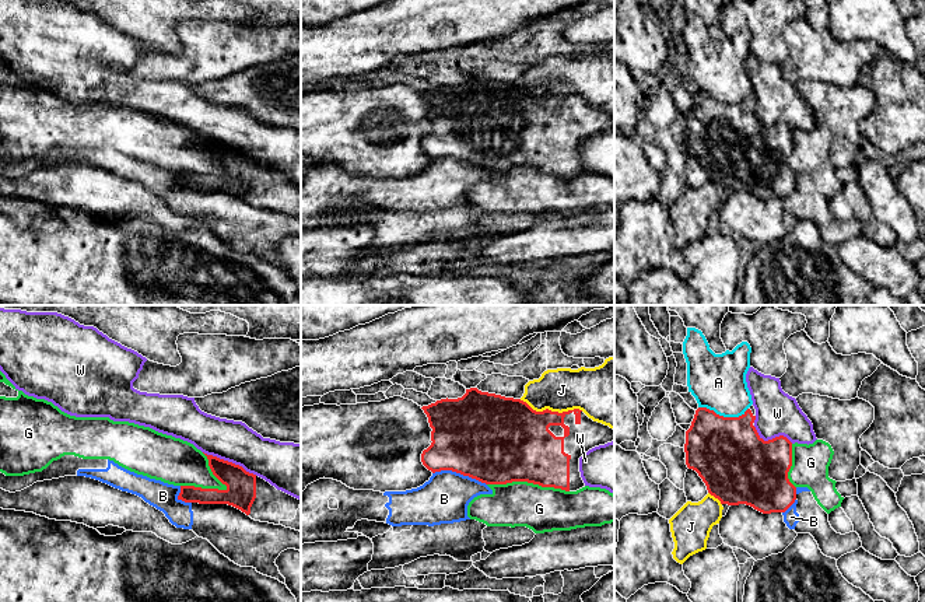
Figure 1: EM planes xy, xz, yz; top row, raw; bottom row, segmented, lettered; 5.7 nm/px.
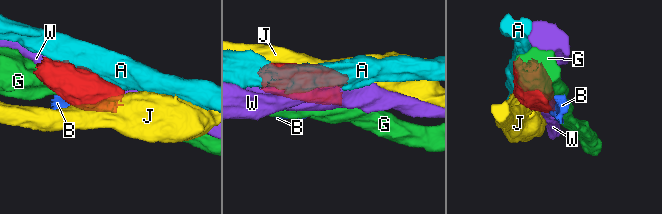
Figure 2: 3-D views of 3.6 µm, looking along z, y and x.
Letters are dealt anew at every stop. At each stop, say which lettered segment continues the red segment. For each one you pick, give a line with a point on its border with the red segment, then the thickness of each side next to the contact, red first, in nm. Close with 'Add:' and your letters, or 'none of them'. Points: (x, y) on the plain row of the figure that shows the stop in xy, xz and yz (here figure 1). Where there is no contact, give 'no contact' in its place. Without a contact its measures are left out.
Add: none of them

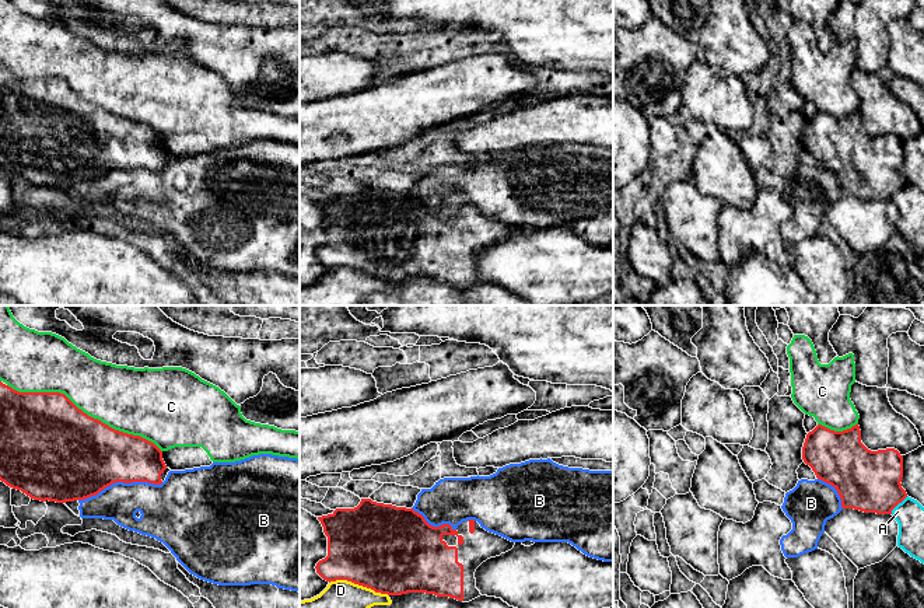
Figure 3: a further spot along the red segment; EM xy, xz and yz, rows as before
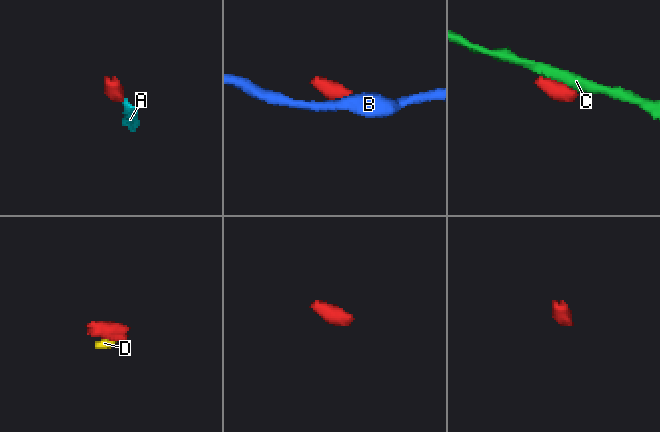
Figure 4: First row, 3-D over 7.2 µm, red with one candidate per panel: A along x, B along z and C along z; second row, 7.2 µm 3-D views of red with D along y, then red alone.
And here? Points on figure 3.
Add: none of them

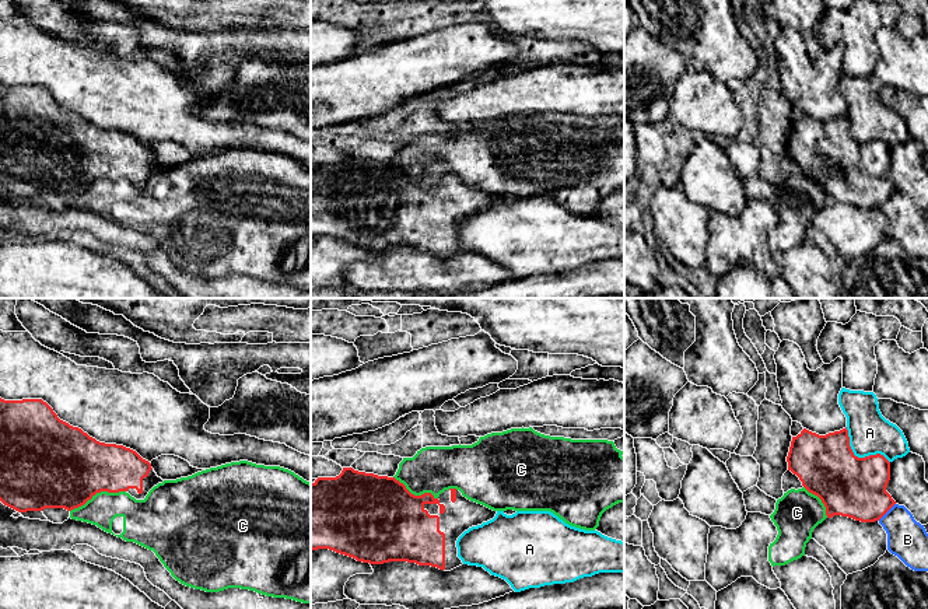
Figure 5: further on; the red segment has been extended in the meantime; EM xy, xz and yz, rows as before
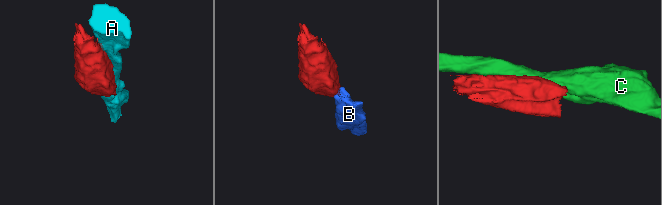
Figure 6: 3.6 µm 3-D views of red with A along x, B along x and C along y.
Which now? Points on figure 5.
Add: none of them

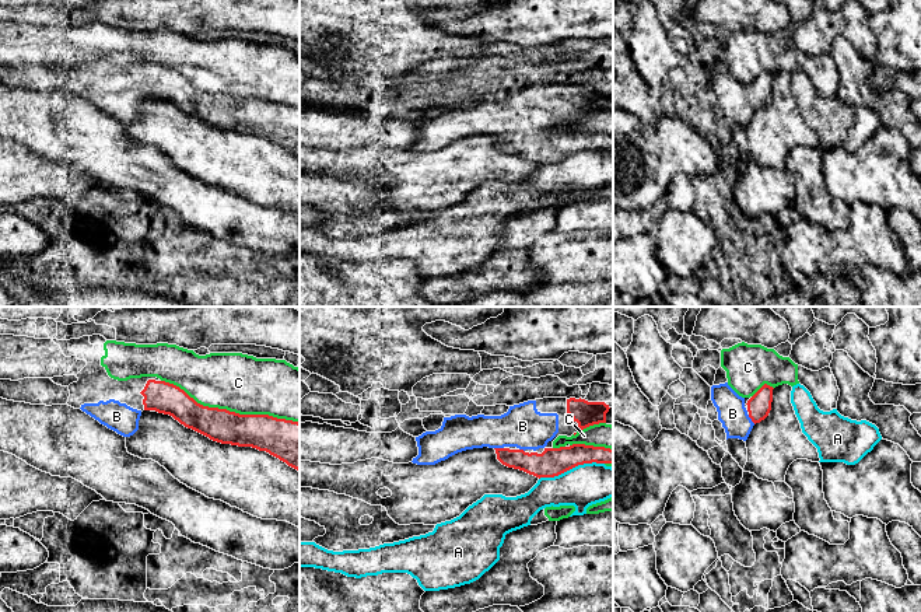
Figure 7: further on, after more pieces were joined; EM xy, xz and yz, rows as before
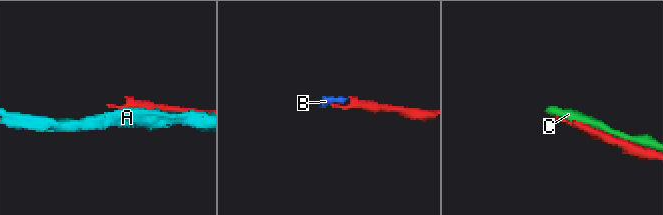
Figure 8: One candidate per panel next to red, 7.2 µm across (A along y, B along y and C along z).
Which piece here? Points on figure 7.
B: xz (498, 135) | 130/240 nm
Add: B

